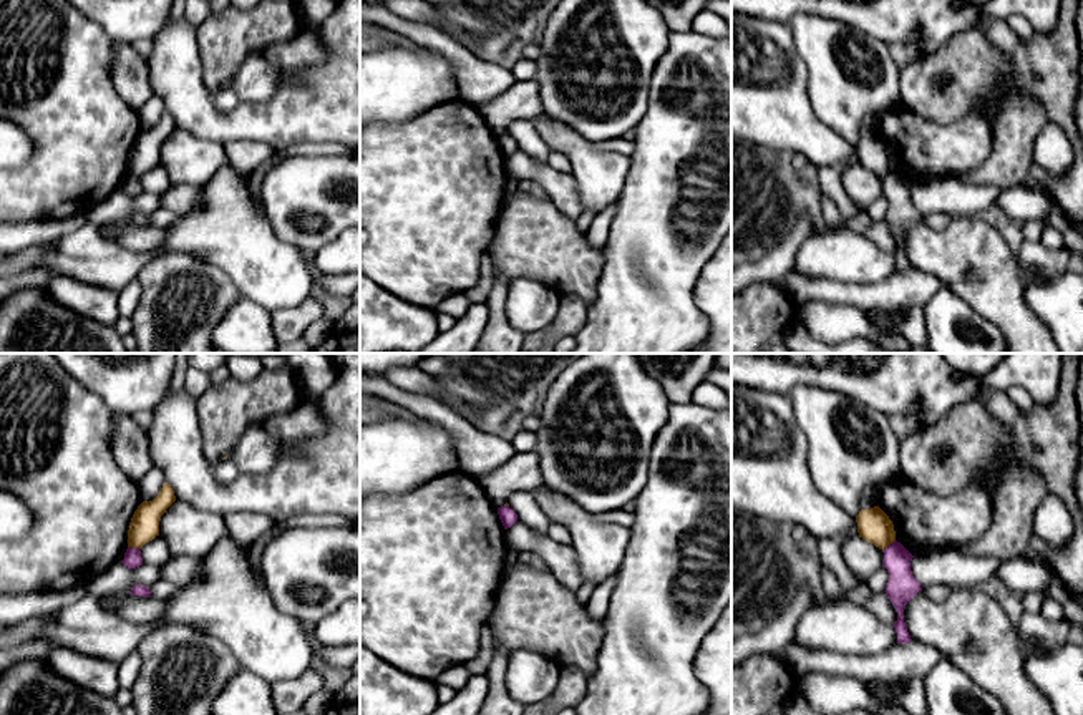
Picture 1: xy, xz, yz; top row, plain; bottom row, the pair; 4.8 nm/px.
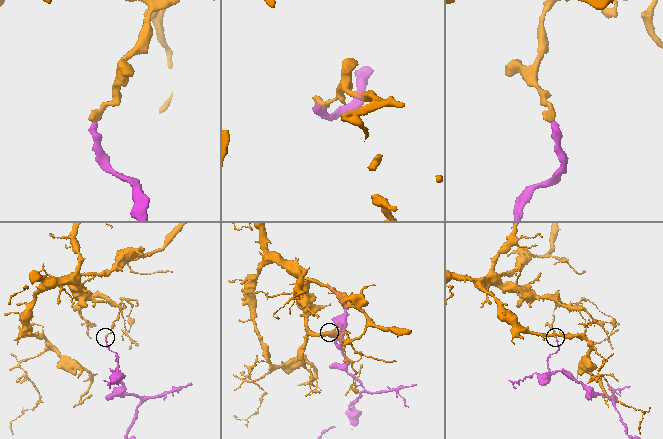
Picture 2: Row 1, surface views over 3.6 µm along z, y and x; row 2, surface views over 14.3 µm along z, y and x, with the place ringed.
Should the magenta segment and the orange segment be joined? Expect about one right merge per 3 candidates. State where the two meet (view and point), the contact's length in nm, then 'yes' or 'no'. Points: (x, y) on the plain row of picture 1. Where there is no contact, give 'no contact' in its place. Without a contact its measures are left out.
yz (888, 175) | 90 nm | no

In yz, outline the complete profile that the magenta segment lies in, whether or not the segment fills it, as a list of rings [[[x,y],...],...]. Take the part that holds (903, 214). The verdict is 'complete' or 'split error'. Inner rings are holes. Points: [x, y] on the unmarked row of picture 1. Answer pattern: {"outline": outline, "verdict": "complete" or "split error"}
{"outline": [[[897,169],[889,173],[884,179],[882,194],[889,201],[886,224],[891,227],[897,249],[894,250],[897,260],[897,272],[912,270],[906,250],[904,250],[904,234],[922,219],[919,209],[912,204],[911,189],[912,182]]], "verdict": "complete"}

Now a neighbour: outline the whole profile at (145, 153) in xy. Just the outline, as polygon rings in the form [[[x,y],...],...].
[[[164,111],[153,129],[143,129],[134,139],[128,158],[128,176],[141,178],[159,164],[159,149],[166,138],[176,129],[171,113]]]

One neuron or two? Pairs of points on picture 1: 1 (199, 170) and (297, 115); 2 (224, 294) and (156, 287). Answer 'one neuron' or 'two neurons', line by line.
1: two neurons
2: one neuron

